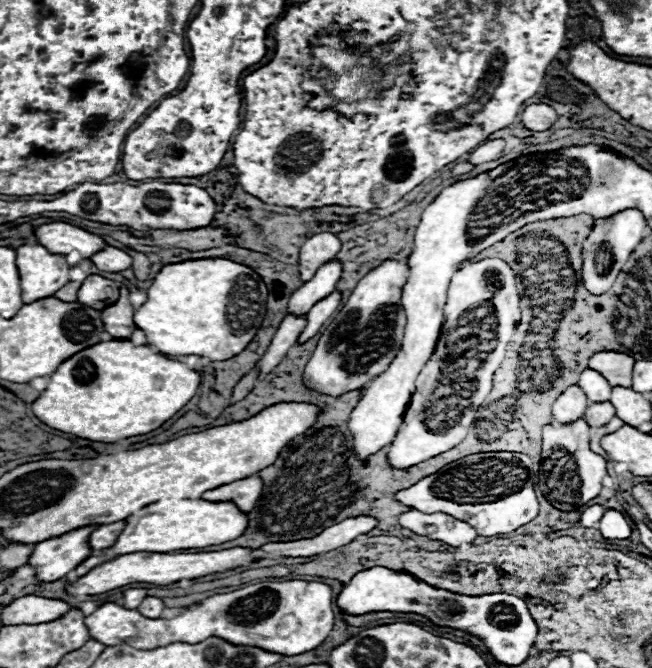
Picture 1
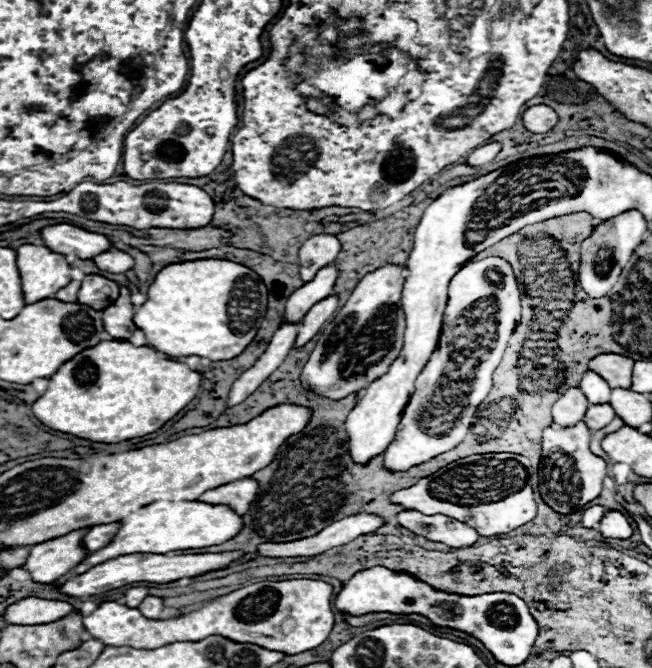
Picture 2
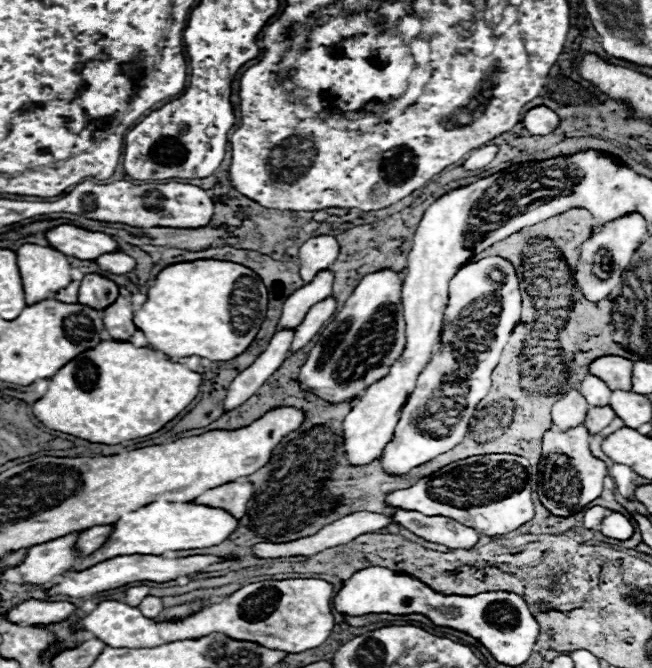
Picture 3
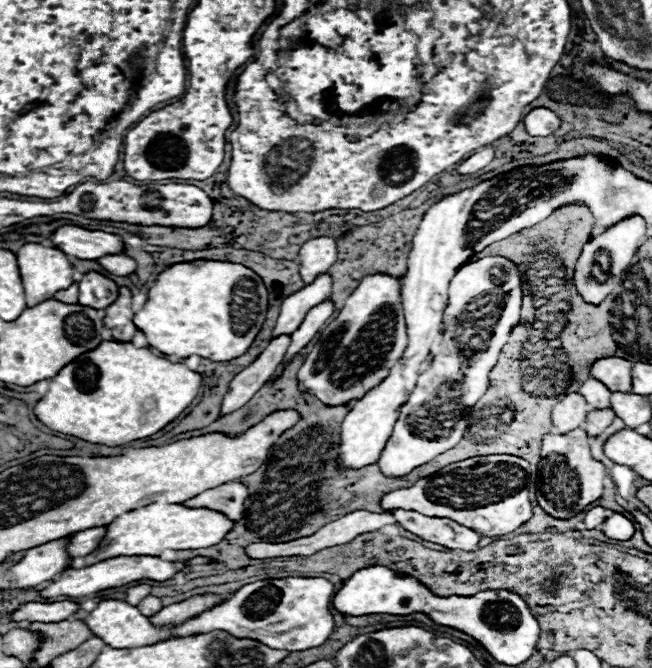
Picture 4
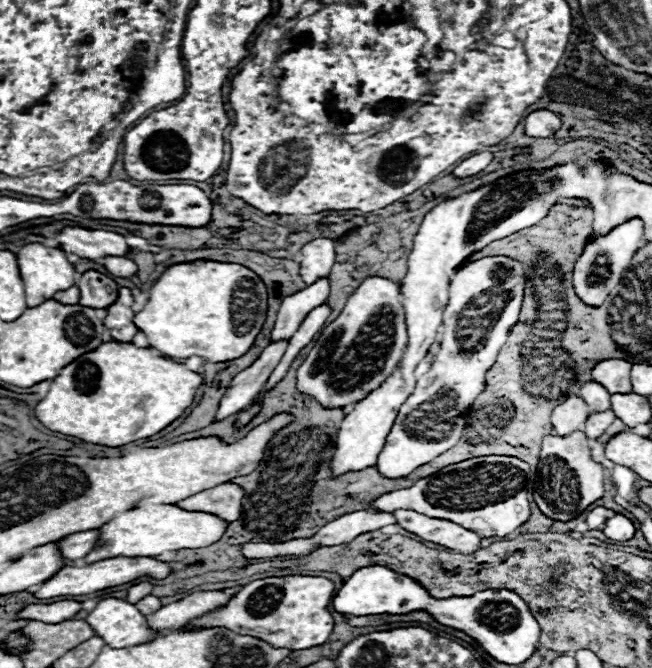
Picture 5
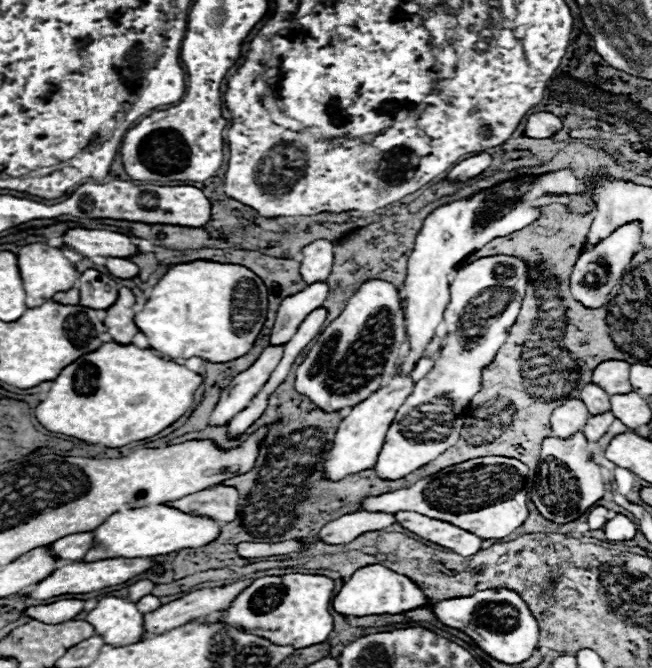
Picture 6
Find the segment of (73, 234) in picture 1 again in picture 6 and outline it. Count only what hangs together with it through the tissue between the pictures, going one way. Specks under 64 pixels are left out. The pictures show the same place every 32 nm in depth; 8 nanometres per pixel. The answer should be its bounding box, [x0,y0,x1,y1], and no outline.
[64,228,140,258]

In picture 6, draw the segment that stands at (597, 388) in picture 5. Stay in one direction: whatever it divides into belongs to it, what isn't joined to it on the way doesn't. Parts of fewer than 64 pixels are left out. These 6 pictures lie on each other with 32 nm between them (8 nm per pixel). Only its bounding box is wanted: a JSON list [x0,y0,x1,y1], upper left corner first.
[580,384,610,416]

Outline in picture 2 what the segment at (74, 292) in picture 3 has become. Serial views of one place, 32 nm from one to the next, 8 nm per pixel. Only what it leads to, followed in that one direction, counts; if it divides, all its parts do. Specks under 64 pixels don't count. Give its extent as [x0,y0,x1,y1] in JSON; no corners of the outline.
[56,282,80,302]

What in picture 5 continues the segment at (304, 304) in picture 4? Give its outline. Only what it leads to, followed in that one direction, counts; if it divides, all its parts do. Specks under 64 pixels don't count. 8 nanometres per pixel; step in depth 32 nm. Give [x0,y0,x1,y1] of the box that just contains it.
[272,278,330,342]

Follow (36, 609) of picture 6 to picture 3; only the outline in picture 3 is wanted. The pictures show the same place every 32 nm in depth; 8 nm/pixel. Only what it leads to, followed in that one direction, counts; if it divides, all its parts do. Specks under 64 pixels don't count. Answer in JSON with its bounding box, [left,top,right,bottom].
[8,600,76,624]

